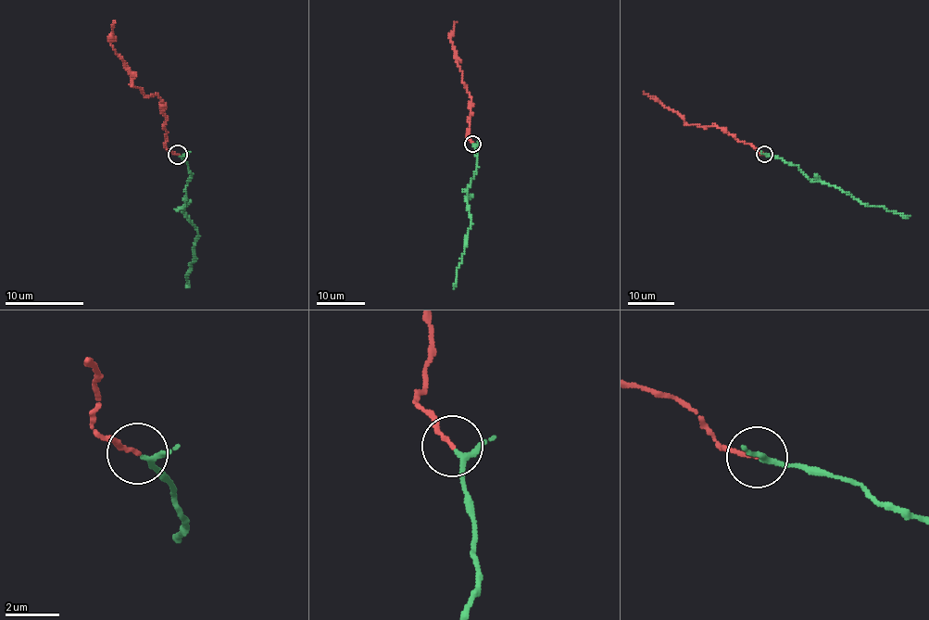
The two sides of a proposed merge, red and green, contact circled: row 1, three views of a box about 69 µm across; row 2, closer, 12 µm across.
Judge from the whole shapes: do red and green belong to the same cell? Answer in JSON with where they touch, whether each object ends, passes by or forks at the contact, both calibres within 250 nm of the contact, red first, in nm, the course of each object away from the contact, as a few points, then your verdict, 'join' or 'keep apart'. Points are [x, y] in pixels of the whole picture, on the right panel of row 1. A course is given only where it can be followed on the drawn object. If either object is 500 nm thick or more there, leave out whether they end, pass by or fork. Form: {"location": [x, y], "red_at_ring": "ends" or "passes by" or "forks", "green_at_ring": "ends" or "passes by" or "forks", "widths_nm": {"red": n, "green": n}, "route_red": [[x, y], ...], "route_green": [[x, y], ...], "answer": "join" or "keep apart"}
{"location": [764, 154], "red_at_ring": "ends", "green_at_ring": "passes by", "widths_nm": {"red": 150, "green": 170}, "route_red": [[764, 154], [716, 126], [687, 124], [675, 112], [643, 91]], "route_green": [[765, 155], [796, 164], [809, 180], [821, 180], [839, 187], [861, 203], [883, 206], [889, 211], [910, 216]], "answer": "join"}

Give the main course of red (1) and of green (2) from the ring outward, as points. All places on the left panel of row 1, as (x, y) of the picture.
1: (177, 154), (166, 147), (165, 120), (158, 97), (145, 95), (135, 86), (110, 43), (115, 20)
2: (179, 157), (192, 174), (187, 200), (182, 207), (198, 234), (186, 286)

